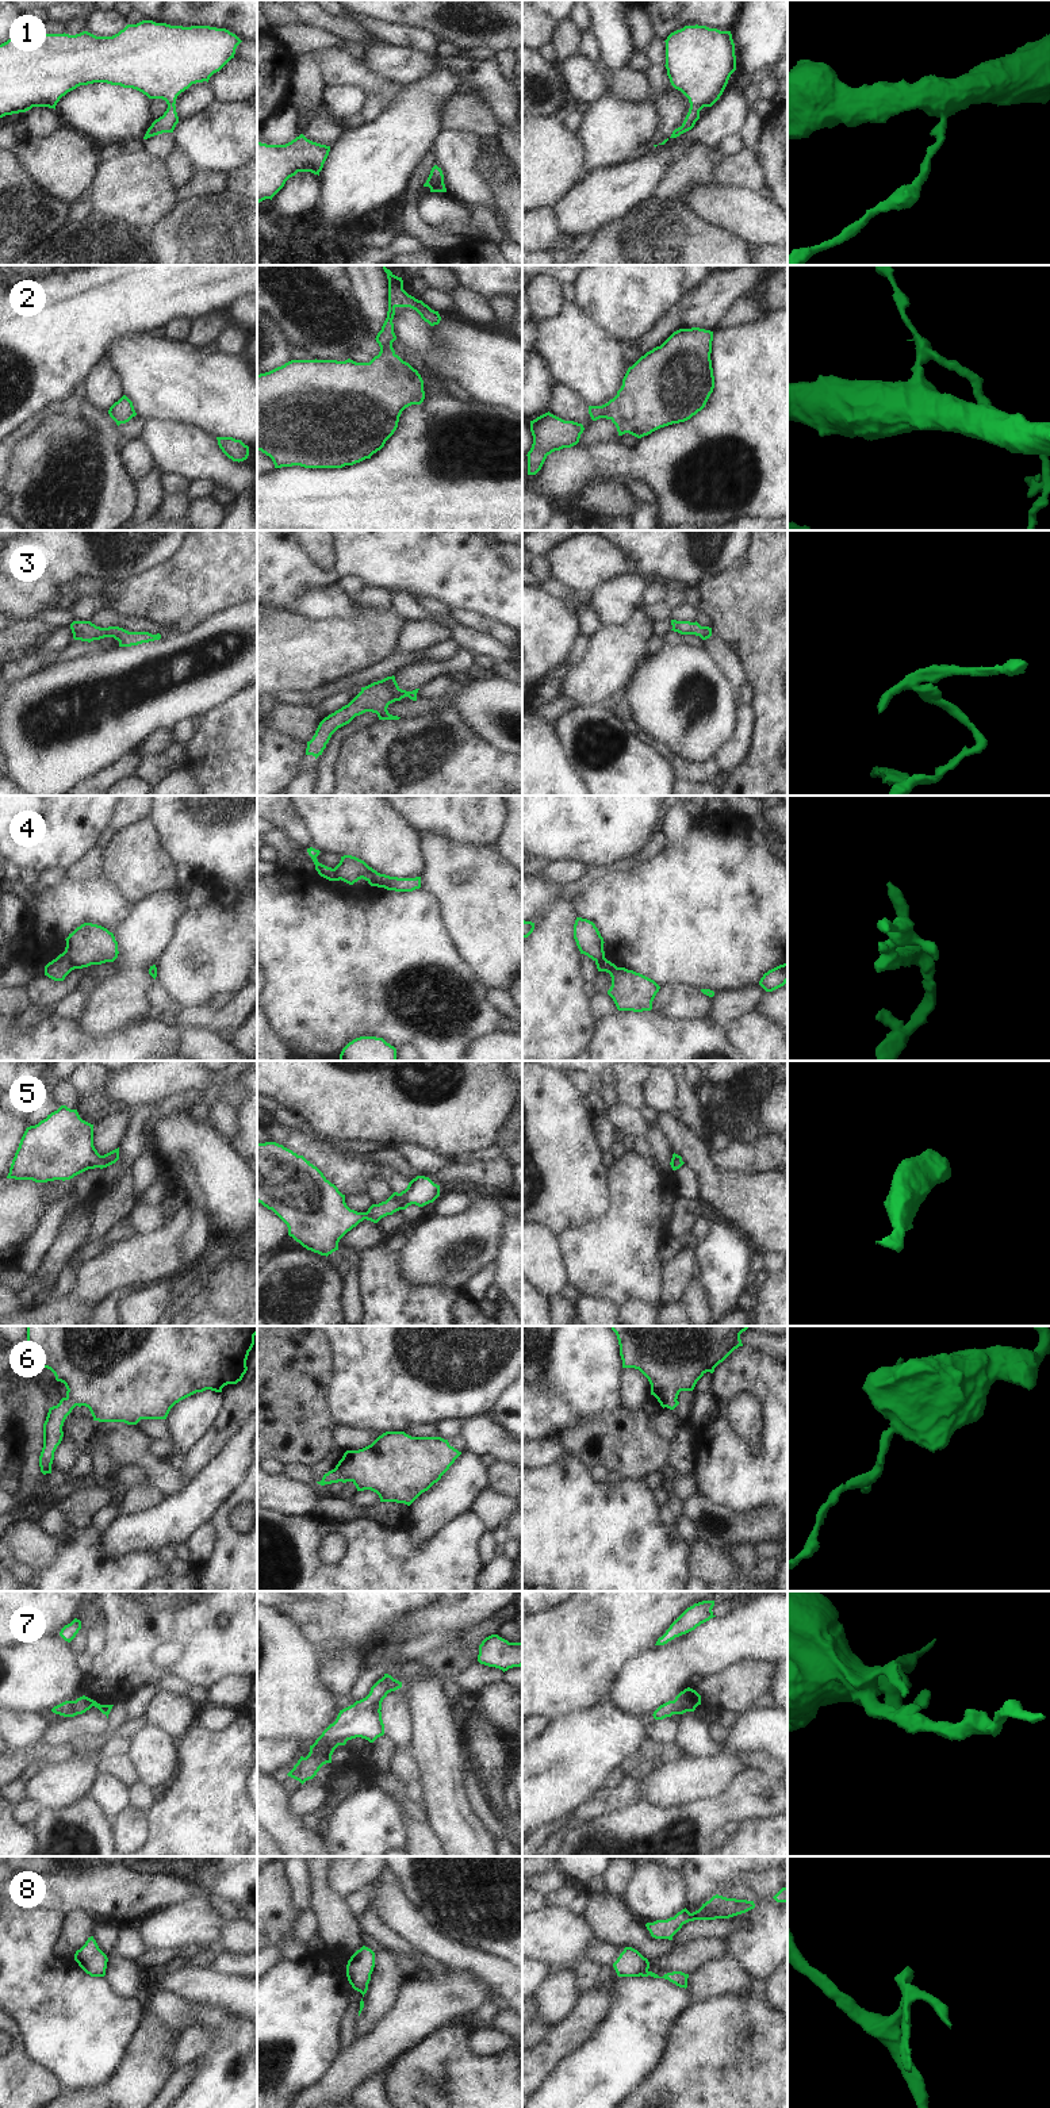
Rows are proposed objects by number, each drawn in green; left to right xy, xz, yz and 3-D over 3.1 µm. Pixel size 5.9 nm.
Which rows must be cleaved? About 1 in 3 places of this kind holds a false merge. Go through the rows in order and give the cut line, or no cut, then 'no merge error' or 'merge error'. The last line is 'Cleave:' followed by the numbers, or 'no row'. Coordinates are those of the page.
1: no cut | no merge error
2: no cut | no merge error
3: no cut | no merge error
4: xy (64, 951), (76, 968) | merge error
5: no cut | no merge error
6: no cut | no merge error
7: no cut | no merge error
8: no cut | no merge error
Cleave: 4

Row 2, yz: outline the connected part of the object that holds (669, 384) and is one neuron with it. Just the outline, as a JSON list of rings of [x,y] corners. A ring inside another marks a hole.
[[[691,327],[674,331],[660,346],[647,352],[628,368],[613,399],[602,406],[589,406],[591,419],[610,419],[618,436],[629,433],[637,438],[690,419],[705,407],[714,388],[712,341],[710,330]]]

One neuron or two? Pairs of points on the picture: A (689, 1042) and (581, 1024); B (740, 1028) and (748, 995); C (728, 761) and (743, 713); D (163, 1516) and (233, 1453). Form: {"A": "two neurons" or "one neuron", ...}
{"A": "two neurons", "B": "two neurons", "C": "one neuron", "D": "one neuron"}

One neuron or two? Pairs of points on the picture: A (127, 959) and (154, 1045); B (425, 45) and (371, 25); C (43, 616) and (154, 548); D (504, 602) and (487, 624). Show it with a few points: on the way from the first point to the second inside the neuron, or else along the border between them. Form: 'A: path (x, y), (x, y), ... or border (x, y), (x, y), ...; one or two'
A: border (146, 1016), (117, 1031); two
B: path (412, 37), (384, 31); one
C: border (60, 608), (41, 609), (29, 619); two
D: border (460, 610), (472, 610), (508, 628); two

